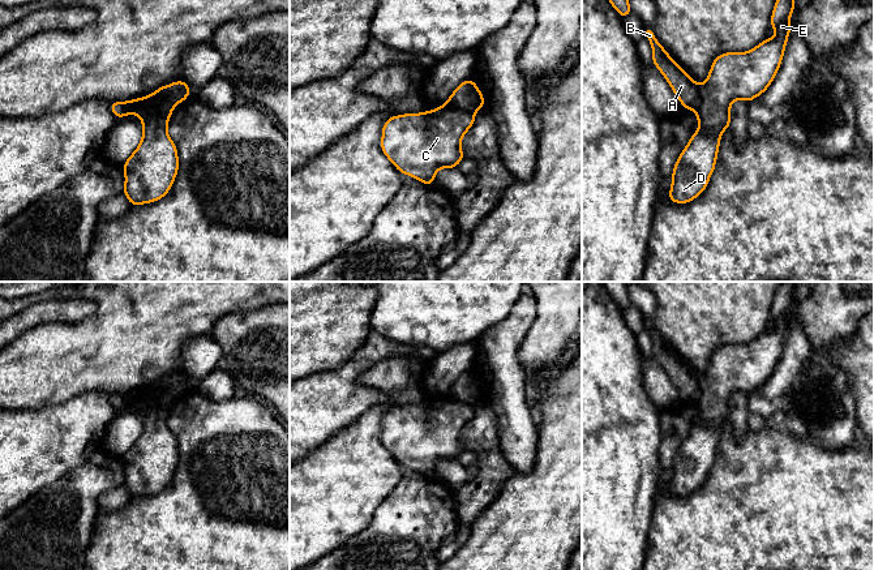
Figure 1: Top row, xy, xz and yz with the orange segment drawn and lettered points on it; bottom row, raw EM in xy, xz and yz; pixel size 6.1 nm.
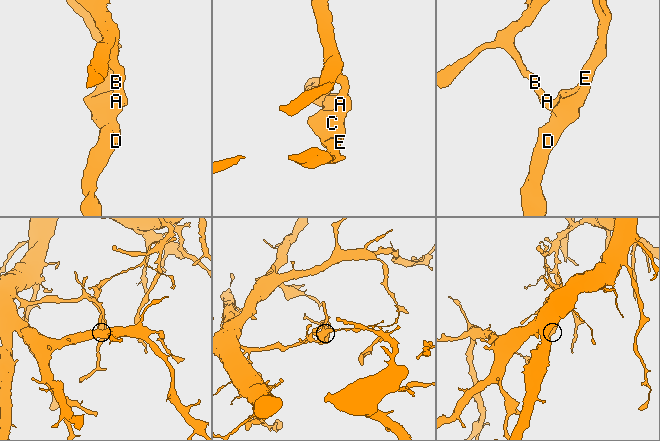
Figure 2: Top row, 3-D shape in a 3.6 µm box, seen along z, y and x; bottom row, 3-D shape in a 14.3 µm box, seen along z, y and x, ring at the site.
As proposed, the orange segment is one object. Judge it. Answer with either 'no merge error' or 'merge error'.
merge error

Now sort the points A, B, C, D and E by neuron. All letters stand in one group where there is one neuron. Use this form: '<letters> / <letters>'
A B / C D E

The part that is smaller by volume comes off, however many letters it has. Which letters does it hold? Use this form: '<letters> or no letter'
C, D, E

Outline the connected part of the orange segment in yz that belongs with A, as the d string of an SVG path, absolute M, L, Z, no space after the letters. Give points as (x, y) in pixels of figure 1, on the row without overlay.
M652 318L644 320L643 325L652 339L654 357L668 373L681 398L685 402L697 403L701 397L699 377L667 346L655 330Z

